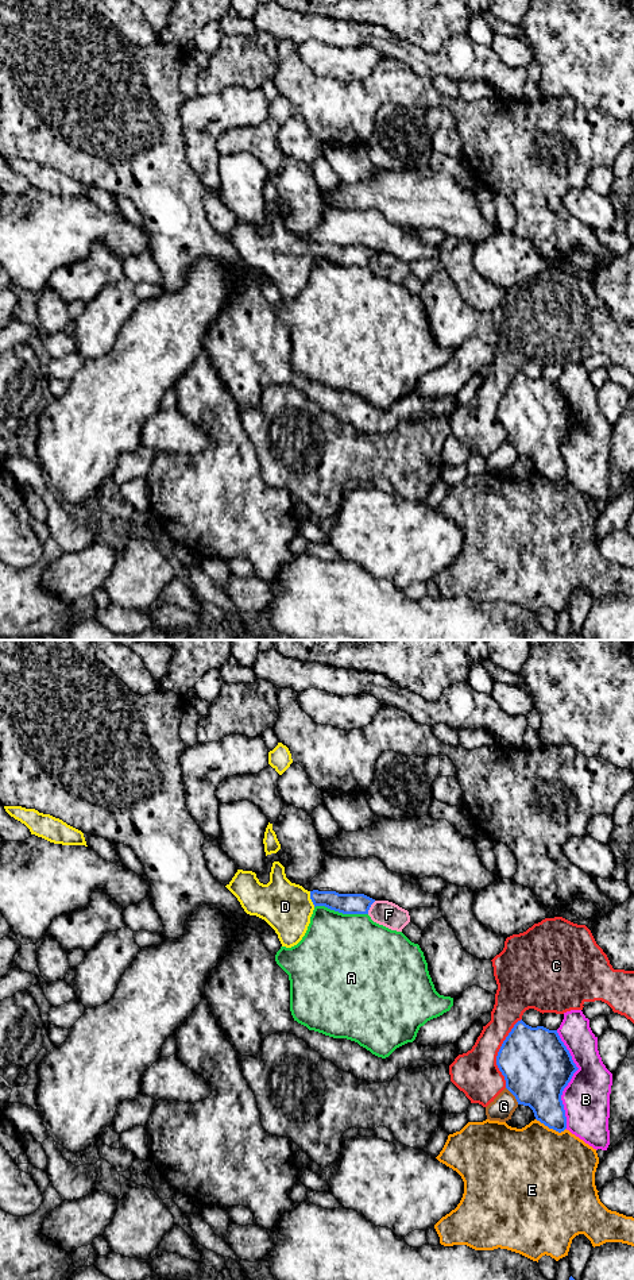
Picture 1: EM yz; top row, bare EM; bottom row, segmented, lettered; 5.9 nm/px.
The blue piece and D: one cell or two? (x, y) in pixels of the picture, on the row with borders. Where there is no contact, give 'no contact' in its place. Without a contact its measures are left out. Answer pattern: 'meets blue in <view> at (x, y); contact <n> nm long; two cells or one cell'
meets blue in yz at (310, 898); contact 100 nm long; one cell

